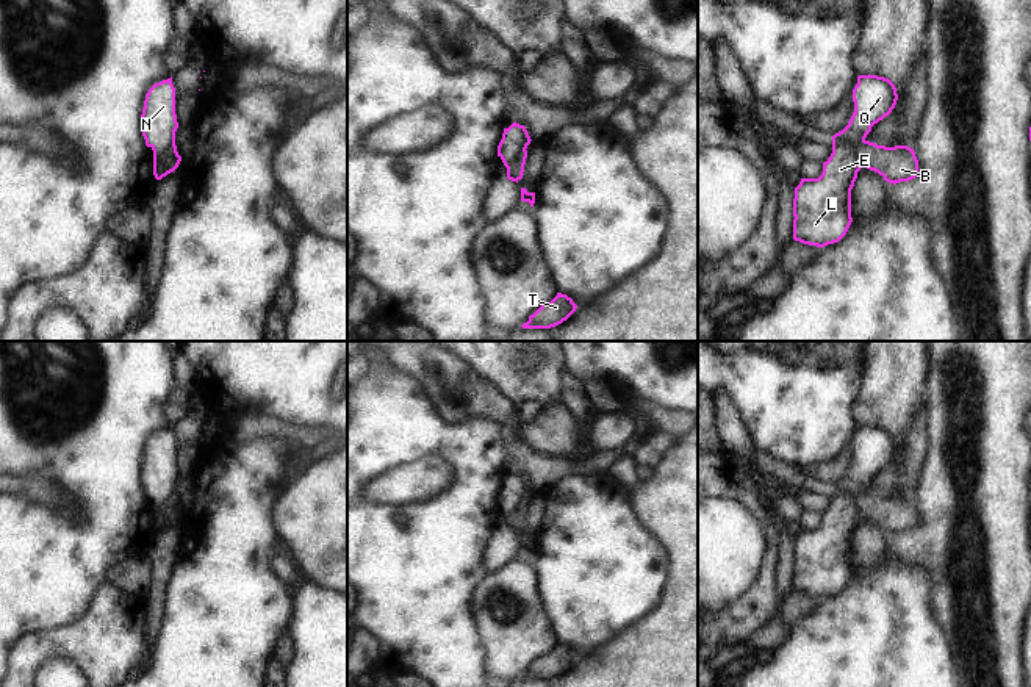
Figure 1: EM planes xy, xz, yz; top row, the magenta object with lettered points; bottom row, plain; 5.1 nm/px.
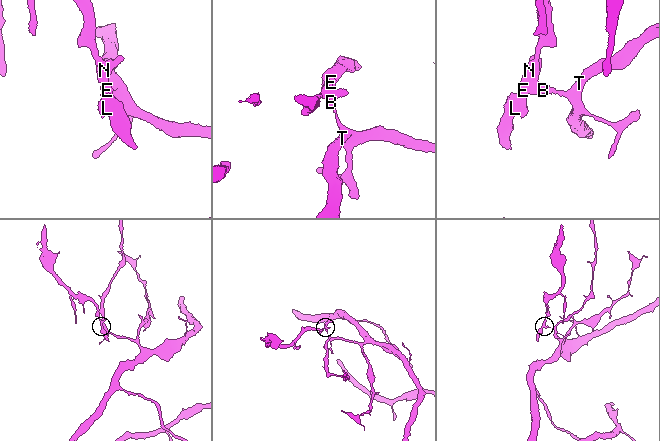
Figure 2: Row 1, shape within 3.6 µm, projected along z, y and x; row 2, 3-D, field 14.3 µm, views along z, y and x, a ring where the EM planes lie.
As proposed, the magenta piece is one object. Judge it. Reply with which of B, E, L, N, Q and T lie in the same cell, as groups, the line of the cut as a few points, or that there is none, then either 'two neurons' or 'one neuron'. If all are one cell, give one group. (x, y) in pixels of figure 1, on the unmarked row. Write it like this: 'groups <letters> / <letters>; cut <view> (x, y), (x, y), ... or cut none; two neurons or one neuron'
groups B T / E L N Q; cut yz (864, 490), (858, 496), (859, 517); two neurons

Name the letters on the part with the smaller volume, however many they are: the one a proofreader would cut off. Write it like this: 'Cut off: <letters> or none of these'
Cut off: E, L, N, Q.

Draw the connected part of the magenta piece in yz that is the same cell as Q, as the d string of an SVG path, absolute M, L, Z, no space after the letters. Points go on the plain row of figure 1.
M859 426L853 440L854 463L848 476L832 487L832 504L818 529L801 529L793 549L793 590L824 598L848 582L851 540L860 521L857 496L871 477L892 463L898 451L895 435L884 427Z

